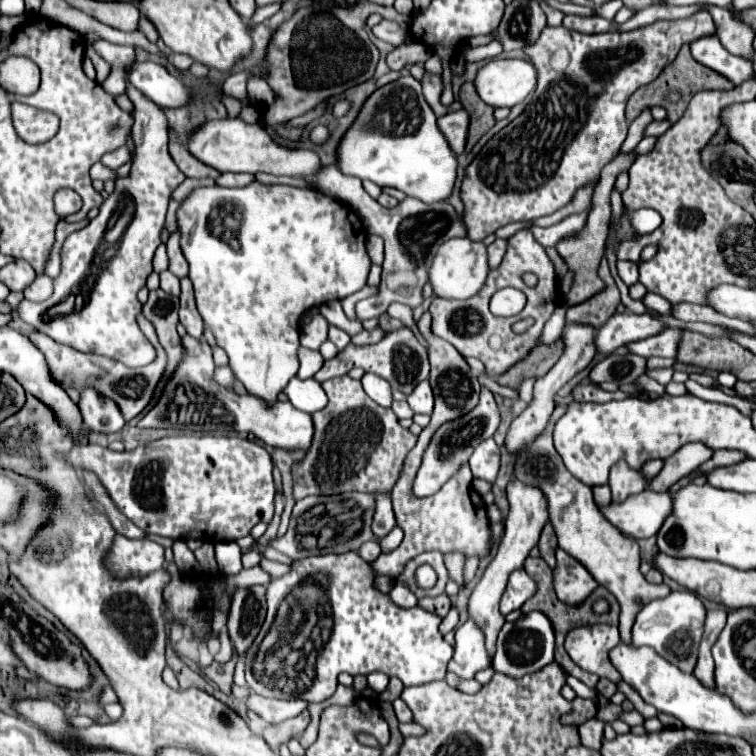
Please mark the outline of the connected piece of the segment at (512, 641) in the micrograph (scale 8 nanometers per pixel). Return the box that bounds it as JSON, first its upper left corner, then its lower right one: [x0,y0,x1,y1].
[492,610,554,678]

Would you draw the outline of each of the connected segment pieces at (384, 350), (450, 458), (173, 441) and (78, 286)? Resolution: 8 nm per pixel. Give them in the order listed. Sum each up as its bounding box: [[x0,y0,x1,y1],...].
[[316,328,430,396],[414,388,500,496],[66,436,274,542],[18,78,186,368]]

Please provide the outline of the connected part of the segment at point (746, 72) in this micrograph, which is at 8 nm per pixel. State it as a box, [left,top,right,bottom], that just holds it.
[690,36,754,86]

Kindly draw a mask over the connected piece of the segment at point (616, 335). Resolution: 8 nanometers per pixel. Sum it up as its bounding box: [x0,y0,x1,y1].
[596,314,668,354]

